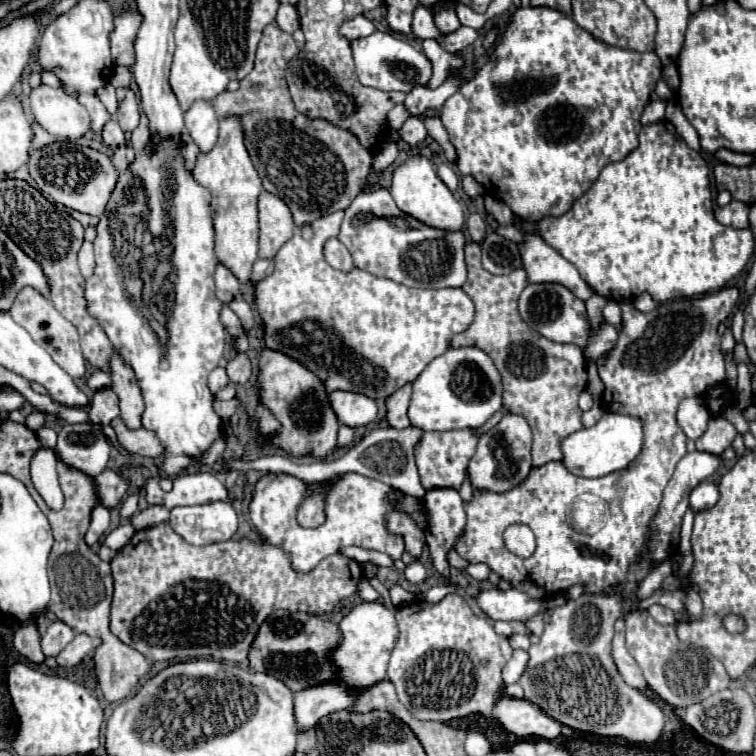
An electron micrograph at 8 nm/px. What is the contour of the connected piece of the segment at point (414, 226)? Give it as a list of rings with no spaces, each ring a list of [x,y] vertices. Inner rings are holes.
[[[383,186],[359,194],[349,204],[341,224],[339,240],[351,252],[357,268],[411,288],[463,286],[467,280],[463,254],[467,244],[465,234],[461,230],[449,232],[427,226],[417,218],[401,212],[395,206],[391,192]]]

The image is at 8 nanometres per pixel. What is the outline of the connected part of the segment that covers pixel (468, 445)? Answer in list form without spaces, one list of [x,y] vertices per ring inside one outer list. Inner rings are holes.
[[[449,430],[449,432],[425,432],[419,448],[415,448],[415,460],[419,468],[419,476],[425,488],[439,488],[439,484],[447,488],[459,488],[465,480],[467,464],[475,454],[479,436],[475,430]]]

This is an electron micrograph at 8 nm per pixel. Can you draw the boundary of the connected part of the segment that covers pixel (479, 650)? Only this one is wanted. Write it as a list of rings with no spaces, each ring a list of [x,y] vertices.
[[[449,594],[439,604],[417,600],[399,608],[397,616],[399,644],[391,654],[387,678],[395,684],[399,702],[417,720],[449,722],[479,712],[485,718],[495,718],[519,738],[555,740],[561,734],[561,722],[547,716],[537,704],[519,704],[503,694],[501,670],[513,652],[509,638],[499,636],[487,616],[473,614],[459,594]]]

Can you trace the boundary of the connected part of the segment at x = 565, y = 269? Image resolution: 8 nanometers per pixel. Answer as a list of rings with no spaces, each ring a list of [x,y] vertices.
[[[525,234],[525,242],[519,248],[521,248],[521,258],[523,258],[523,268],[531,284],[555,282],[555,284],[563,284],[565,288],[569,288],[581,300],[591,298],[593,290],[579,276],[577,268],[569,264],[549,244],[545,244],[539,236]]]

